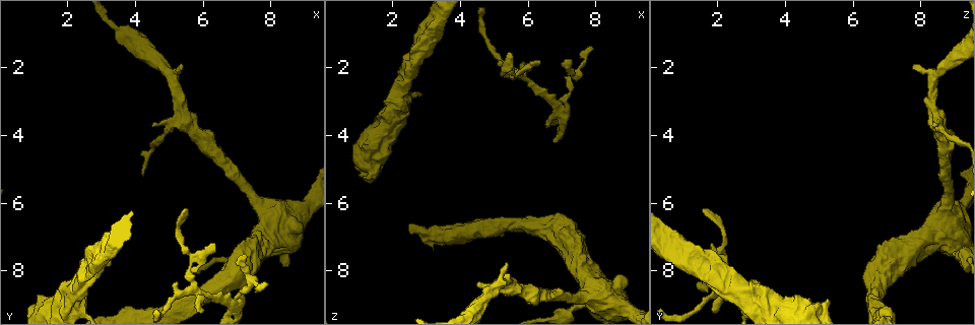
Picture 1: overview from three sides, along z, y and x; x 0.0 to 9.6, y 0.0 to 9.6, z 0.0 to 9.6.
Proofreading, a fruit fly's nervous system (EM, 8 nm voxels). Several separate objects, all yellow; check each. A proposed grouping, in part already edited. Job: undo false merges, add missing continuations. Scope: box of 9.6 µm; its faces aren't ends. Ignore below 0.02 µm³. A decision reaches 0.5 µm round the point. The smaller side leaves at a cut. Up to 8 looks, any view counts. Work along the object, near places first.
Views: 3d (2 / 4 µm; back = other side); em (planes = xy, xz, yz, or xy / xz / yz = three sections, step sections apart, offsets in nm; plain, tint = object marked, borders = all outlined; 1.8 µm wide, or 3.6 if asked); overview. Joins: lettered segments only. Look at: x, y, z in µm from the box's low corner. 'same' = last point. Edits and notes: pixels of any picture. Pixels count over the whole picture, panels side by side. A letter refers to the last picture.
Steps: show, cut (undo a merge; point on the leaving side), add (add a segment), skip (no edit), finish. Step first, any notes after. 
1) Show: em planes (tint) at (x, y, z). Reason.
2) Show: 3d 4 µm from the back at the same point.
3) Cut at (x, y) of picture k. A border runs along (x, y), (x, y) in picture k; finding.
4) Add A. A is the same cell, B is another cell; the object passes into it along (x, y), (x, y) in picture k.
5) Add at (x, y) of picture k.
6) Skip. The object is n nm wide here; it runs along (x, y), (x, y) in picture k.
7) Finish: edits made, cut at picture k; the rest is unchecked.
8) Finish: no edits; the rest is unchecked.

Show: 3d 4 µm at (6.95, 8.80, 2.90). Four arms meet.

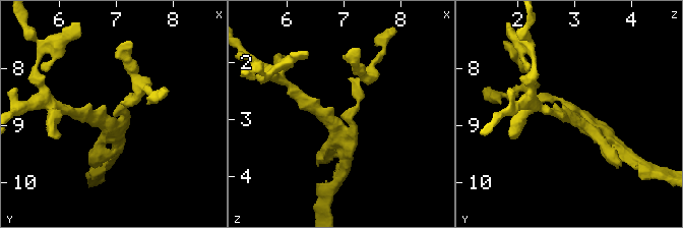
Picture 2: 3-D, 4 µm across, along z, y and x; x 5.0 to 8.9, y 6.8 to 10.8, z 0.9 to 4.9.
Show: em planes (borders) at (7.00, 8.75, 3.00). 4 arms meet here; shape alone is not enough.

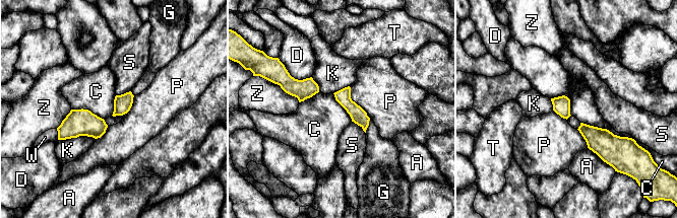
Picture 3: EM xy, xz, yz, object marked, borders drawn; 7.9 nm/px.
Skip. The longest contact is with C, 440 nm; A, C, D, G, K, P, S, T, W and Z are other cells; a border runs along (580, 122), (632, 138) in picture 3; continuous, no second neuron.

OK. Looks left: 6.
Show: em planes (tint) at (7.95, 8.40, 1.45). Thin end.

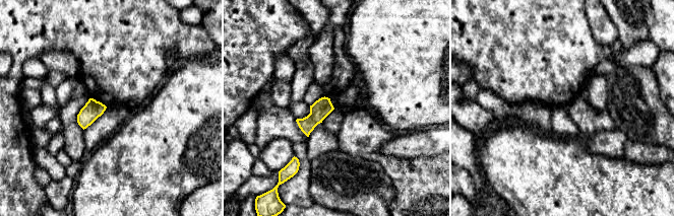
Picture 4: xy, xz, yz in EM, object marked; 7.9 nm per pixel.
Show: em planes (borders) at the same point. See the neighbours.

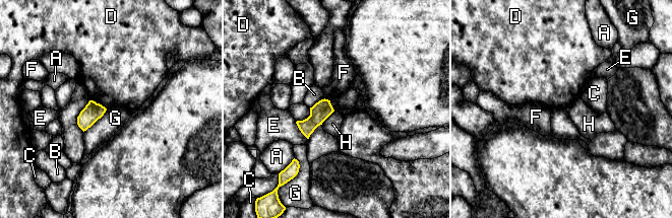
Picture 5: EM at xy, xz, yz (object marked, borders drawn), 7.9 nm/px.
Skip. A, B, C, D, E, F, G and H are other cells; a border runs along (107, 108), (83, 132) in picture 5; no lettered segment goes on from it.

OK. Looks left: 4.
Show: em xy step 16 (borders) at (5.50, 6.20, 1.60).

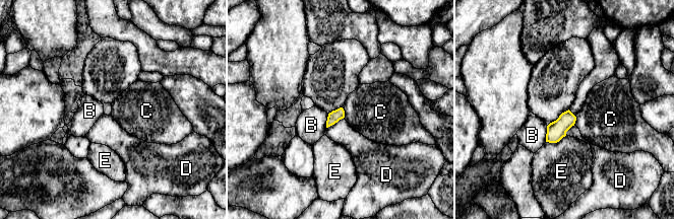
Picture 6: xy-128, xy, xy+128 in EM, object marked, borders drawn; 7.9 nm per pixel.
Show: em planes (borders) at the same point. Cut it another way.

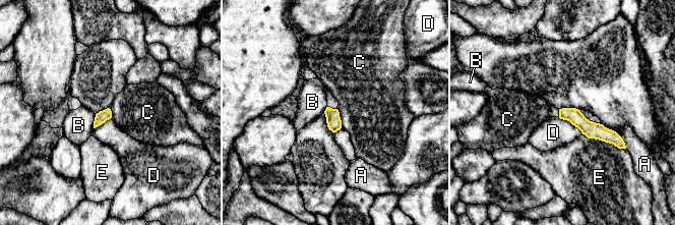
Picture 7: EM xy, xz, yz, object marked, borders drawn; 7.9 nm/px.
Skip. The object is 90 nm wide here; the longest contact is with E, 360 nm; A, B, C, D and E are other cells; none of them fits.

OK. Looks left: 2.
Finish: no edits; the rest is unchecked.

